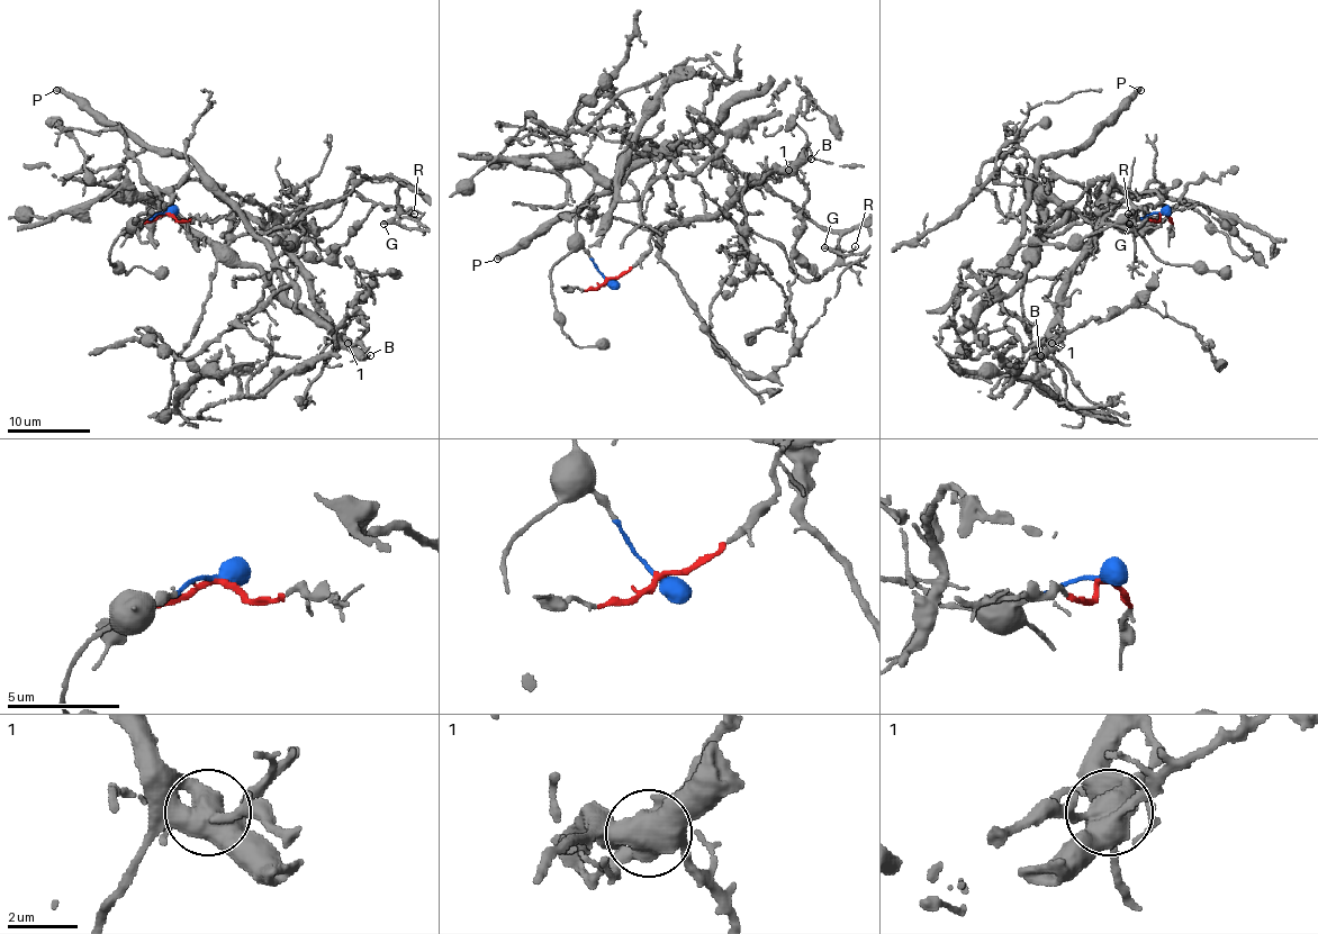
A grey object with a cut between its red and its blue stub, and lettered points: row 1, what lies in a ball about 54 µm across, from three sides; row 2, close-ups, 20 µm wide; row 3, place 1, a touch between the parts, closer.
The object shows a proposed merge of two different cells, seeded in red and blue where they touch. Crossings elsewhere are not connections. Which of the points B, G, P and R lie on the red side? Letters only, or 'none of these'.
B

